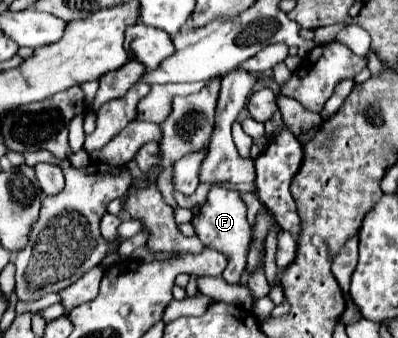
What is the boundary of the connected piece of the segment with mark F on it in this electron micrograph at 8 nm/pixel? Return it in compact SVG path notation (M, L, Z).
M212 186L208 192L206 204L200 206L200 212L192 220L196 236L202 240L202 244L206 244L210 248L210 240L212 240L212 248L230 248L228 250L228 266L222 274L222 278L228 284L238 284L244 270L246 270L246 264L248 264L250 224L246 220L246 212L248 212L248 208L246 208L242 194L238 190Z

